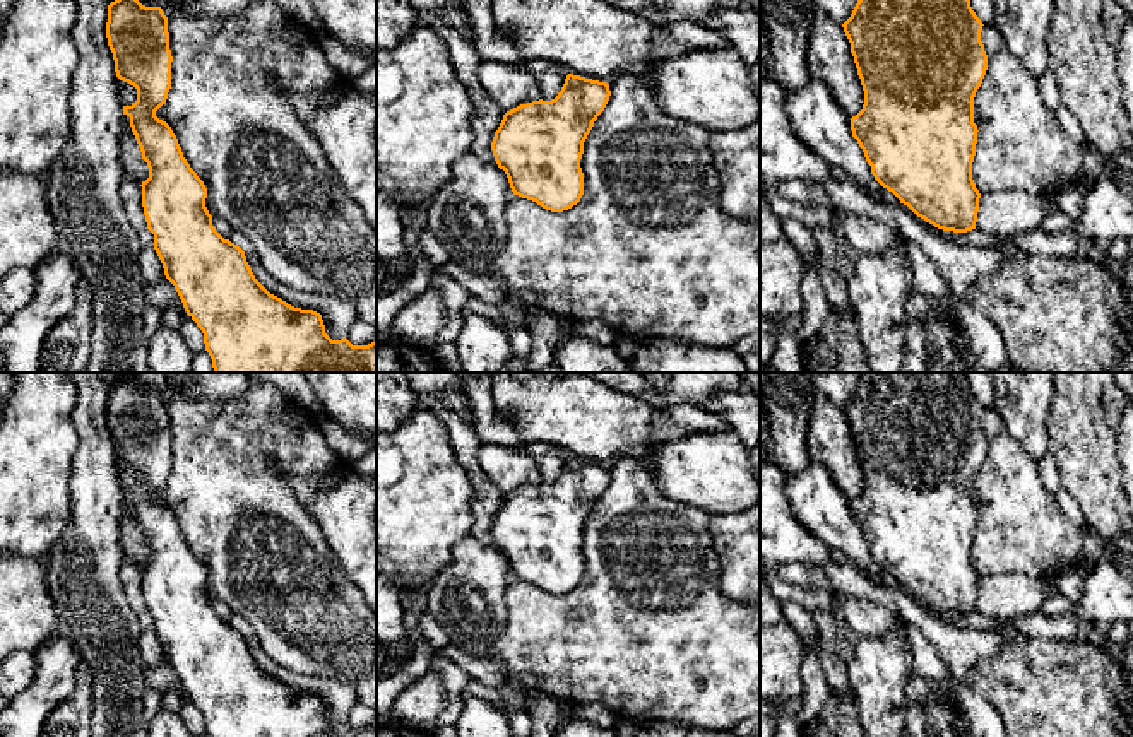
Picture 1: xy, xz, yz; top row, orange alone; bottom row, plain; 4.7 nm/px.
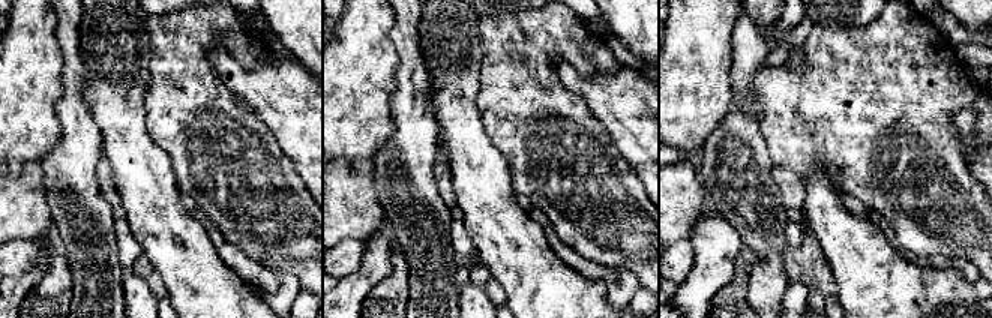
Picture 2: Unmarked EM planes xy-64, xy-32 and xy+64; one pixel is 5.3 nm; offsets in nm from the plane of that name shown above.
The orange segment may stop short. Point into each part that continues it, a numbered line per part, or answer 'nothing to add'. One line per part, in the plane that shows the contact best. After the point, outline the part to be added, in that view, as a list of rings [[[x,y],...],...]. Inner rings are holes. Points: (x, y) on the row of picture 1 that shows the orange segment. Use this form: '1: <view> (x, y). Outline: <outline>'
nothing to add

